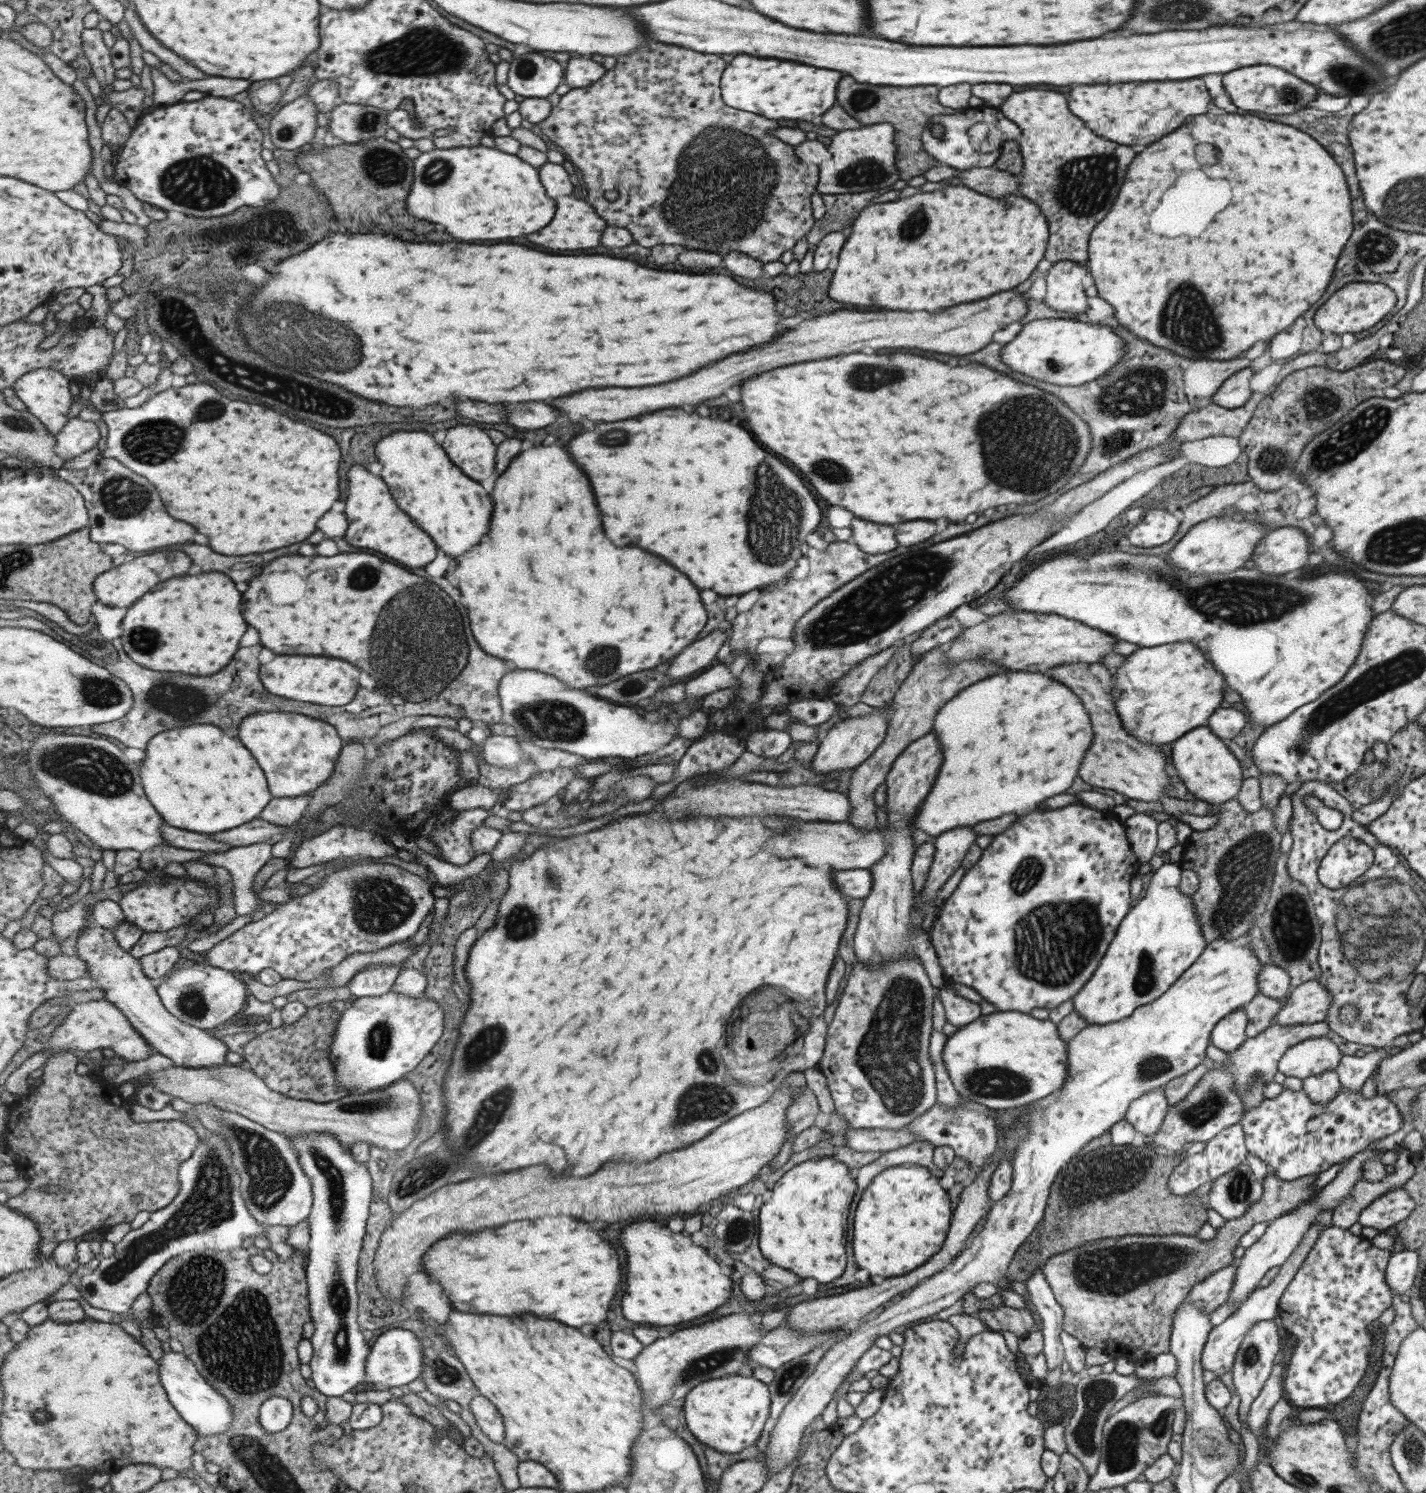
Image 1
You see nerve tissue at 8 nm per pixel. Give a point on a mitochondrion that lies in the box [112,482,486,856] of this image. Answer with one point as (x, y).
(419, 646)

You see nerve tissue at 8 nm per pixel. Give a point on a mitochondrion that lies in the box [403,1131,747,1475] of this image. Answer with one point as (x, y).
(698, 1367)

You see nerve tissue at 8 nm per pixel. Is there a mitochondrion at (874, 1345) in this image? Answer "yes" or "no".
no

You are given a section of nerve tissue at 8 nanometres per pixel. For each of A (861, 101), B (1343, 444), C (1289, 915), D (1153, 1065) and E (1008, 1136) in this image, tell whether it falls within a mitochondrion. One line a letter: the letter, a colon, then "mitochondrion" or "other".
A: mitochondrion
B: mitochondrion
C: mitochondrion
D: mitochondrion
E: other

